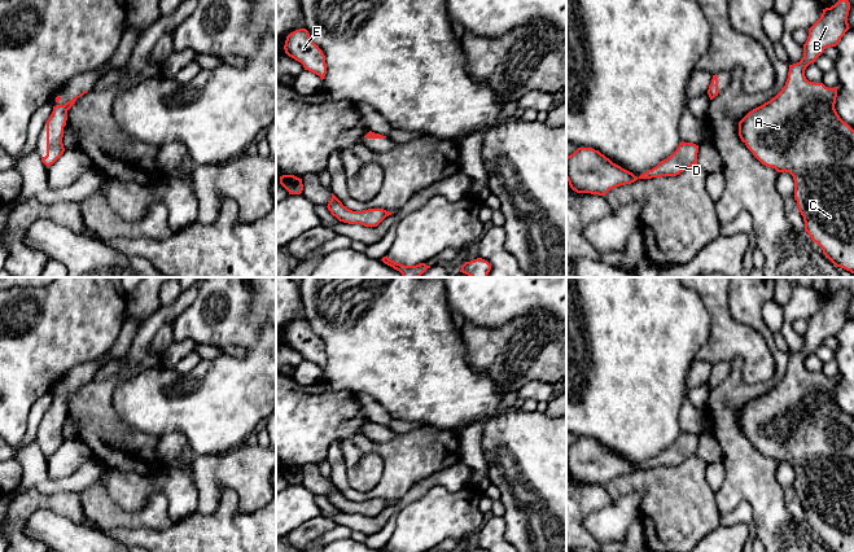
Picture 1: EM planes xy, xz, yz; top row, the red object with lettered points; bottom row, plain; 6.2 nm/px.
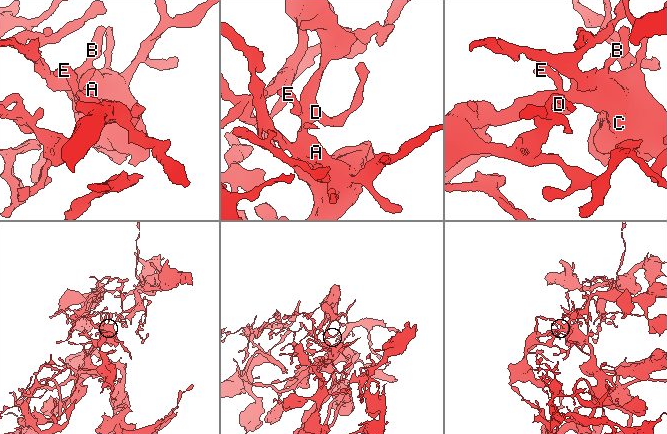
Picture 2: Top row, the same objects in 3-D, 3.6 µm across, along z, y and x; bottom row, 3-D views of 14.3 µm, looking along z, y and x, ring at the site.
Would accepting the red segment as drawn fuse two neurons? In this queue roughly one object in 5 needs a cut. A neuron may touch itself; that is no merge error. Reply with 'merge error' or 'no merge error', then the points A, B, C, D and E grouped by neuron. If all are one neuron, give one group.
no merge error; groups A B C D E

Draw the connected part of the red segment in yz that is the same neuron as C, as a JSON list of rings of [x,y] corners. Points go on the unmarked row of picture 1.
[[[846,289],[823,299],[820,308],[809,319],[803,347],[800,352],[789,355],[785,376],[775,387],[749,402],[739,412],[739,426],[753,446],[762,455],[793,466],[794,490],[803,507],[805,522],[822,538],[831,552],[854,552],[854,420],[840,408],[835,399],[837,377],[828,378],[823,373],[809,372],[805,360],[825,338],[836,337],[850,319],[849,301],[850,293]]]

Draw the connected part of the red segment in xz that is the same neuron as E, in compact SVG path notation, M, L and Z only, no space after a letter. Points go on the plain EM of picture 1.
M299 319L286 327L285 343L301 352L305 360L320 367L323 371L327 364L325 346L323 341L312 332L306 319Z

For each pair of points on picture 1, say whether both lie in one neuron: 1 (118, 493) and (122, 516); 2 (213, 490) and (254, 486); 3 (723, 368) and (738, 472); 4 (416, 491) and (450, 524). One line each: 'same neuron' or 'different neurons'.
1: different neurons
2: same neuron
3: different neurons
4: different neurons

